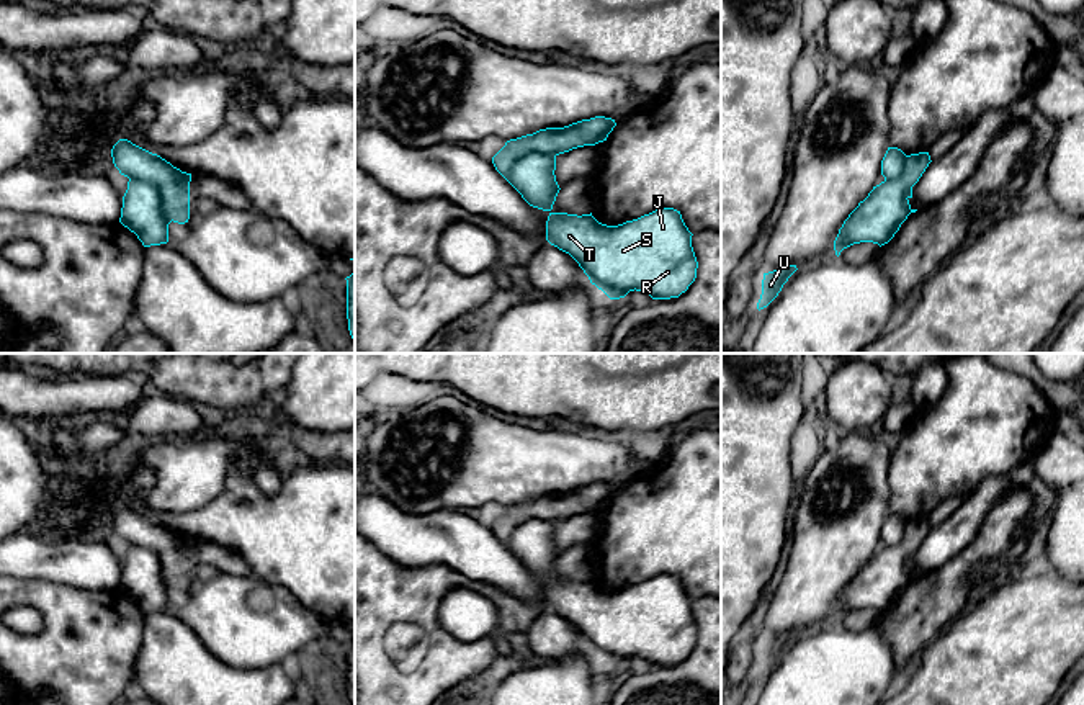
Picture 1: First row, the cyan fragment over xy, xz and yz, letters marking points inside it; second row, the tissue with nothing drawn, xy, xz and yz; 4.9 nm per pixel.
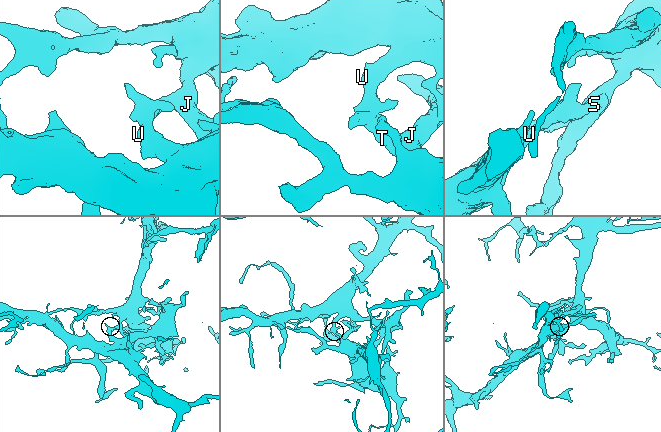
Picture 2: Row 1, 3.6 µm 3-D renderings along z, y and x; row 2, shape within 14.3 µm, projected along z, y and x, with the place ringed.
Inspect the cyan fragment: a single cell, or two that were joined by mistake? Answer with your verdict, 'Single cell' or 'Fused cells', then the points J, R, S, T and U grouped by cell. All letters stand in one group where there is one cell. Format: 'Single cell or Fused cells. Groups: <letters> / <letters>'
Fused cells. Groups: J R S T / U

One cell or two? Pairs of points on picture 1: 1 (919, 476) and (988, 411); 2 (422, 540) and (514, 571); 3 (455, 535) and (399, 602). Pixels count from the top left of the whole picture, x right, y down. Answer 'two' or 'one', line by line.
1: one
2: one
3: two

